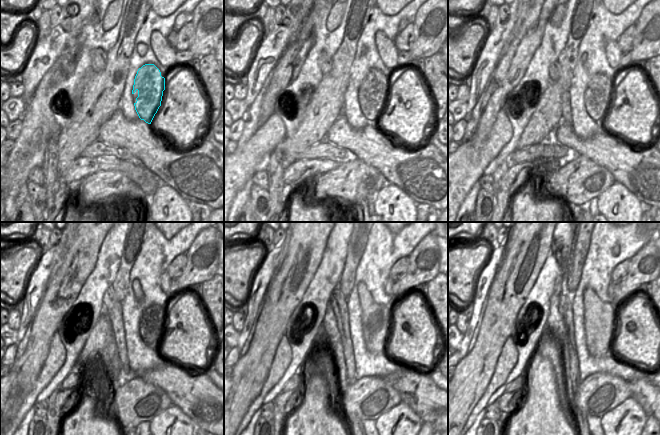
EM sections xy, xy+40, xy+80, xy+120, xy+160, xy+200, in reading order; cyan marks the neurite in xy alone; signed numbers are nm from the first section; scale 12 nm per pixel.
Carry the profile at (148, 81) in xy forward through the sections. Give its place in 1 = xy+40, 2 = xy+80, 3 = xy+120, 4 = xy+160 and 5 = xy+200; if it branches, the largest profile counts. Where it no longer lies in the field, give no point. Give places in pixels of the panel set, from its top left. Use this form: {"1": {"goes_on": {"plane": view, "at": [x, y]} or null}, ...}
{"1": {"goes_on": {"plane": "xy+40", "at": [375, 85]}}, "2": {"goes_on": {"plane": "xy+80", "at": [599, 91]}}, "3": {"goes_on": {"plane": "xy+120", "at": [153, 317]}}, "4": {"goes_on": {"plane": "xy+160", "at": [386, 312]}}, "5": {"goes_on": {"plane": "xy+200", "at": [610, 314]}}}

